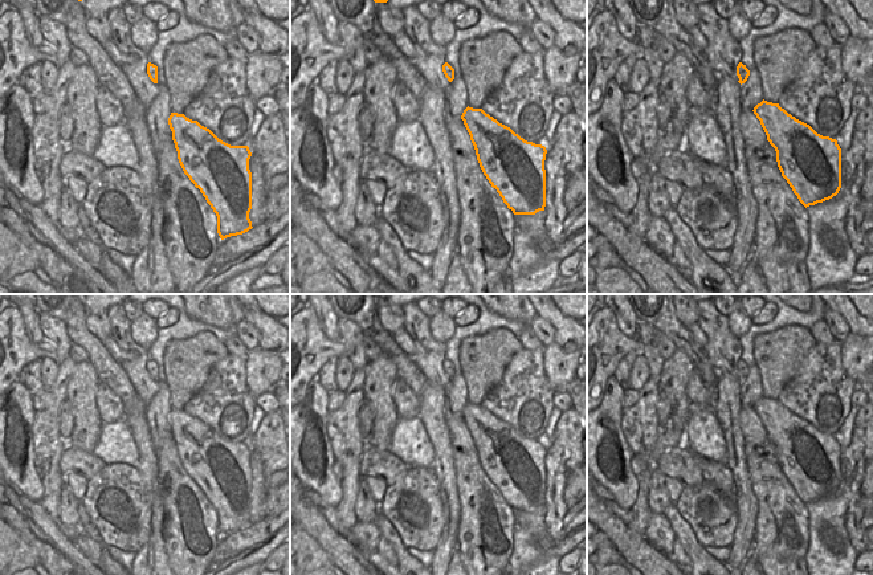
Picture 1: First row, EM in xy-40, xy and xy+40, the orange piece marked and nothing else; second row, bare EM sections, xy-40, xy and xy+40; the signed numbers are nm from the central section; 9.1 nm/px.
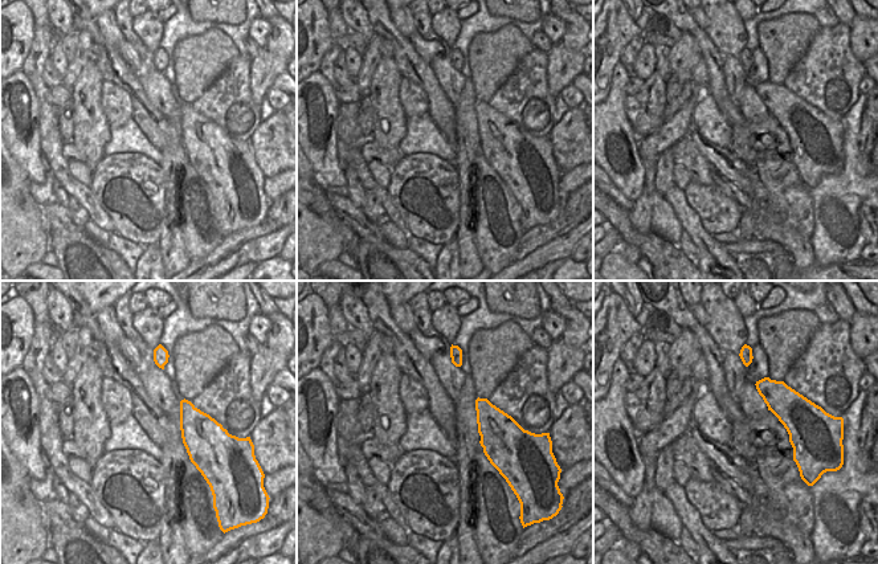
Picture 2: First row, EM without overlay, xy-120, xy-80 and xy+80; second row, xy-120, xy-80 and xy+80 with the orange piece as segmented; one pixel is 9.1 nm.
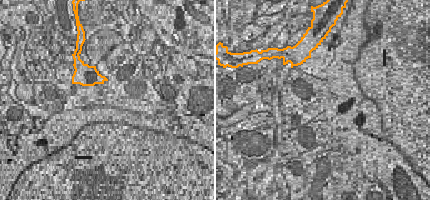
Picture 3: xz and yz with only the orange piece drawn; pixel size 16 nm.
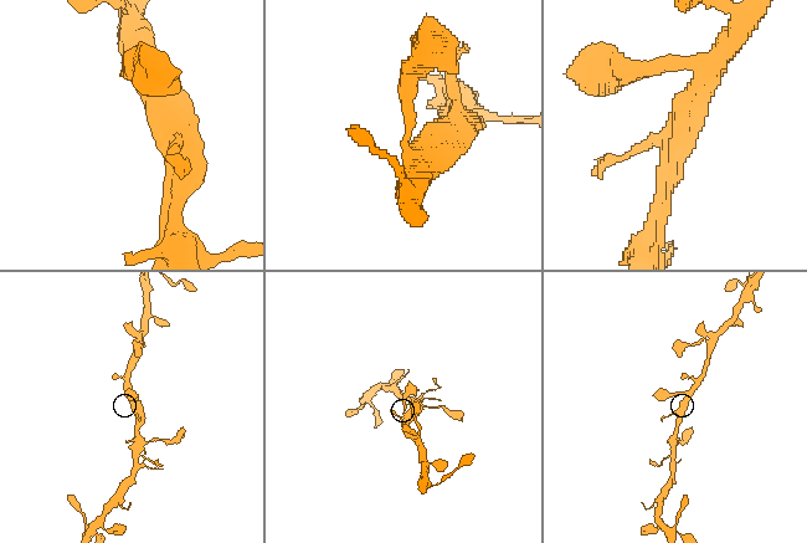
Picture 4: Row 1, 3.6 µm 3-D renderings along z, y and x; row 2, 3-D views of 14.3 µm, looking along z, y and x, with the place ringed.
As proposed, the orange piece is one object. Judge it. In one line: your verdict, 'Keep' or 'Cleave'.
Keep

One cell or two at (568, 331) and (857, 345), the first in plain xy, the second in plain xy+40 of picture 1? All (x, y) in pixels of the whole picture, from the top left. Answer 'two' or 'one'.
two

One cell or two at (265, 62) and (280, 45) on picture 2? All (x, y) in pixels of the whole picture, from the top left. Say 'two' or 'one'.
two

